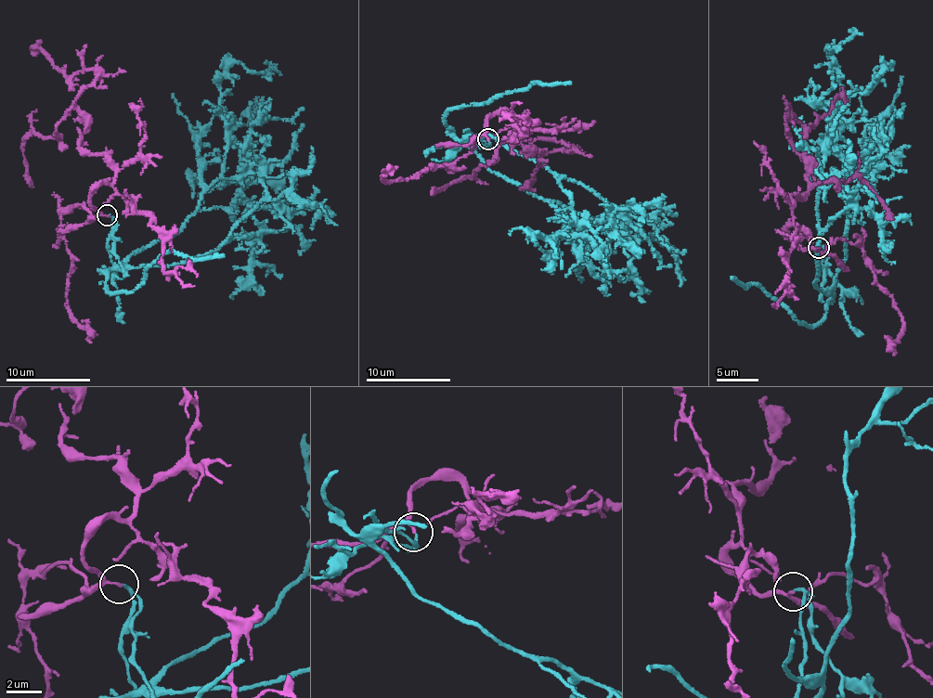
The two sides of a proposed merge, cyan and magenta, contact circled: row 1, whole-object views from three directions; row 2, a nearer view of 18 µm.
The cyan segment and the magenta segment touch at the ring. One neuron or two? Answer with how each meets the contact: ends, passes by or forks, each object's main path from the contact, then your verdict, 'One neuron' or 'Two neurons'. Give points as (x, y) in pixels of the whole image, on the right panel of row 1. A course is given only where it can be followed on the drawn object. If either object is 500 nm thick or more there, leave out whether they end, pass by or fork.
At the ring cyan ends. At the ring magenta passes by. Course of cyan: (819, 247), (826, 250), (824, 292), (844, 264), (848, 215), (836, 142), (840, 71), (828, 47), (861, 34). Course of magenta: (818, 248), (799, 249), (787, 230), (792, 194), (808, 191), (787, 116), (809, 127), (842, 86). One neuron

